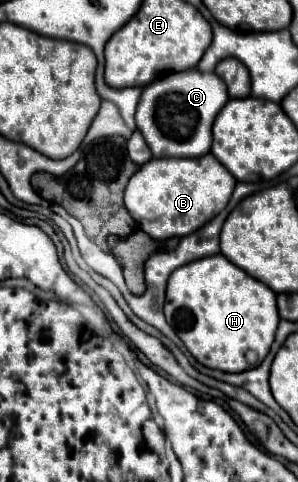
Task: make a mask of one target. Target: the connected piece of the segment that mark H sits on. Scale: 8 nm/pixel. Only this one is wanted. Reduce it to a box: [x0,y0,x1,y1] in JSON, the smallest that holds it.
[165,254,279,372]

